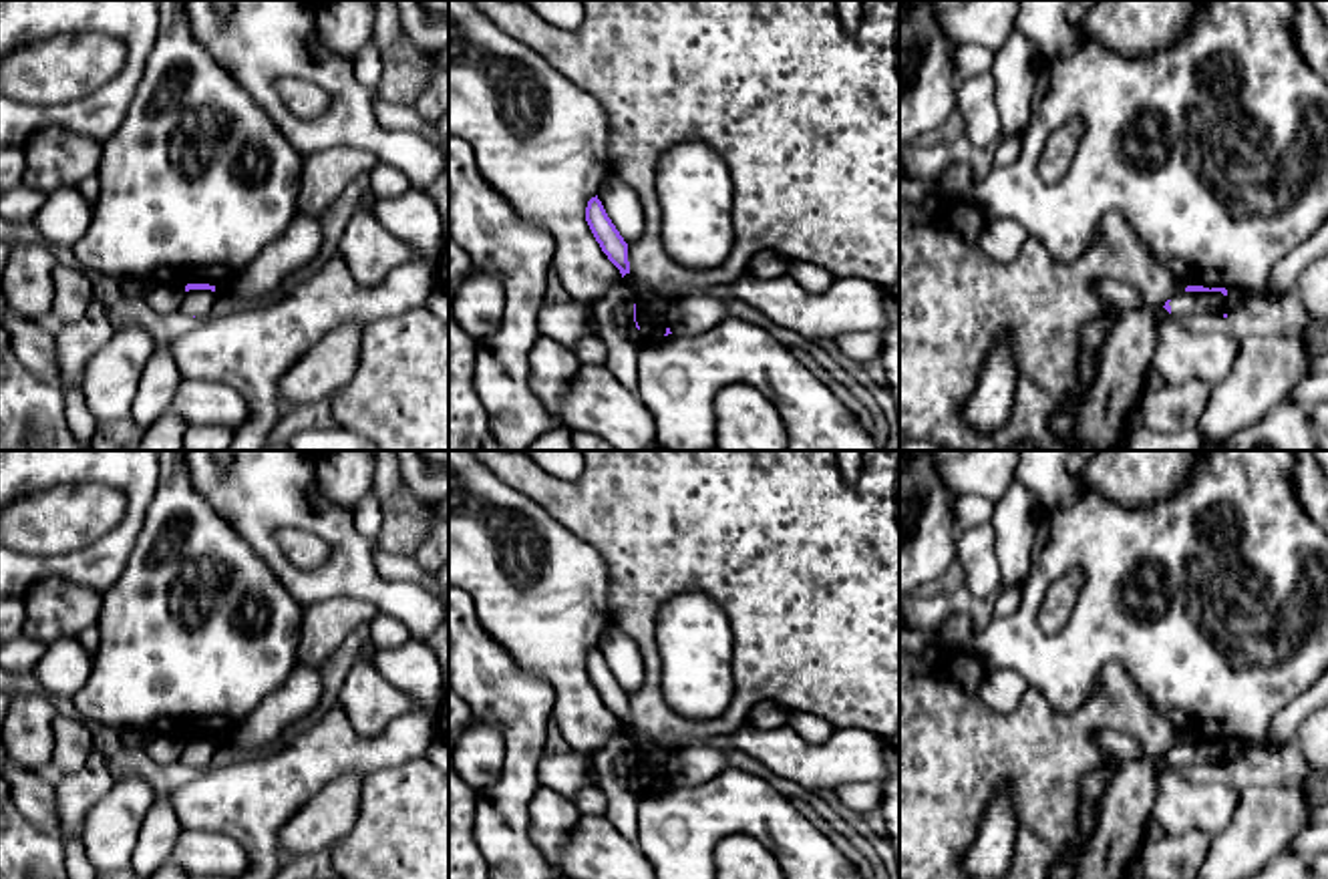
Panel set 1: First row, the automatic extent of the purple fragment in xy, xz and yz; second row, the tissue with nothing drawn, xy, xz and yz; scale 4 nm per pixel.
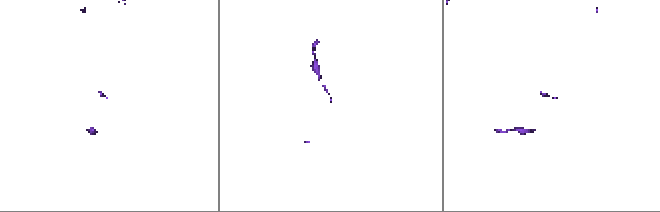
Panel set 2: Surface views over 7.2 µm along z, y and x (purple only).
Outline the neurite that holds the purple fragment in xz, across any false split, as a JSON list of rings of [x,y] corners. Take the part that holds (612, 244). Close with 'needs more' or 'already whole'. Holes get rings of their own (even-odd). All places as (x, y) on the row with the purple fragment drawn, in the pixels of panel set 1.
[[[592,197],[586,207],[586,221],[600,243],[608,259],[620,270],[622,280],[626,280],[634,294],[634,322],[646,342],[656,342],[662,336],[672,334],[666,320],[668,298],[660,296],[656,290],[638,284],[630,274],[628,243],[608,217],[602,201]]]; needs more

